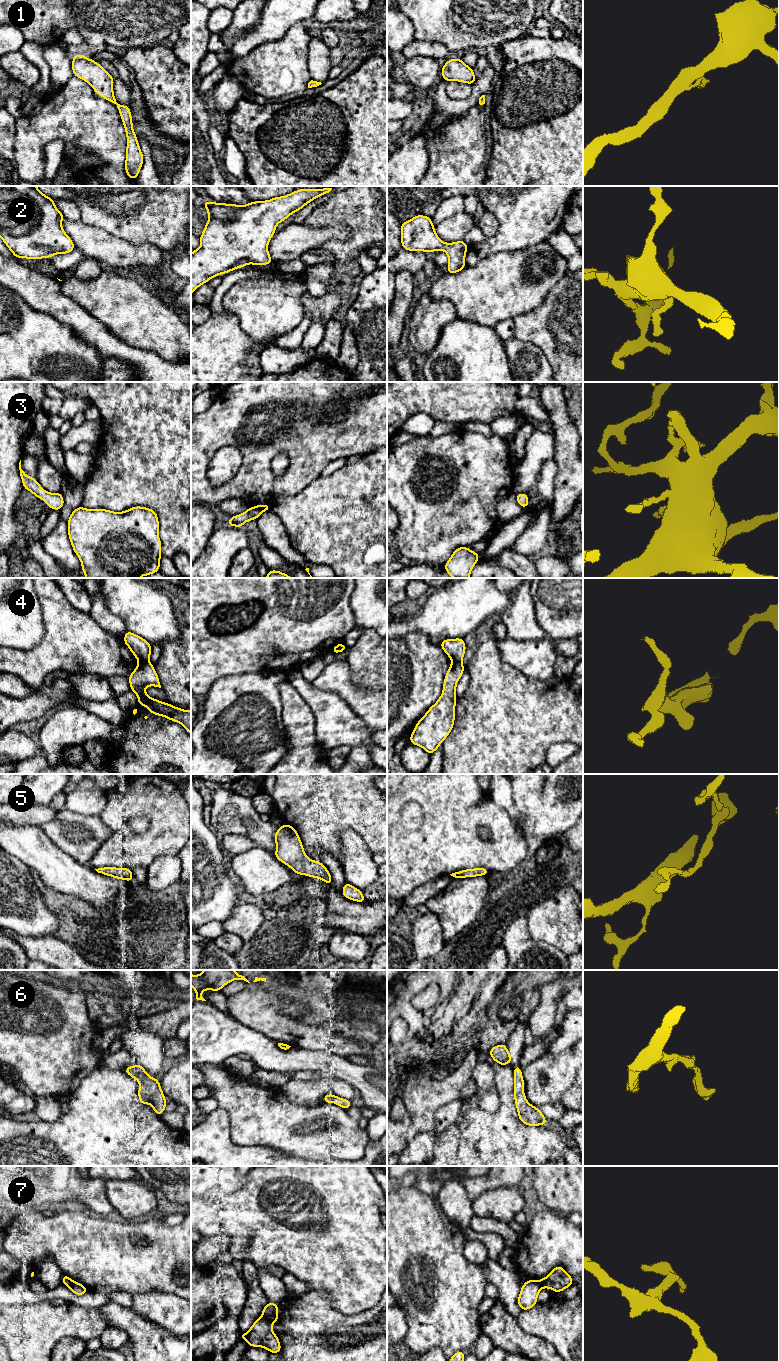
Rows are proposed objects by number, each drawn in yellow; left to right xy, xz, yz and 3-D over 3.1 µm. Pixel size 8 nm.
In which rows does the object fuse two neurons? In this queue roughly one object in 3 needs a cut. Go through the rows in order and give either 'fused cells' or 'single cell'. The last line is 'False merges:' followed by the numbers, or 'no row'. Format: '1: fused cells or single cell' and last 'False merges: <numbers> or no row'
1: single cell
2: single cell
3: single cell
4: fused cells
5: single cell
6: single cell
7: fused cells
False merges: 4, 7

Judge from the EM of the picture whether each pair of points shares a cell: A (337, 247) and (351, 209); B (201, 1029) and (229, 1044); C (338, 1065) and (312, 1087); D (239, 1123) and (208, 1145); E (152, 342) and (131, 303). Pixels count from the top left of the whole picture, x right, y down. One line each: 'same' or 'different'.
A: same
B: same
C: different
D: different
E: same

